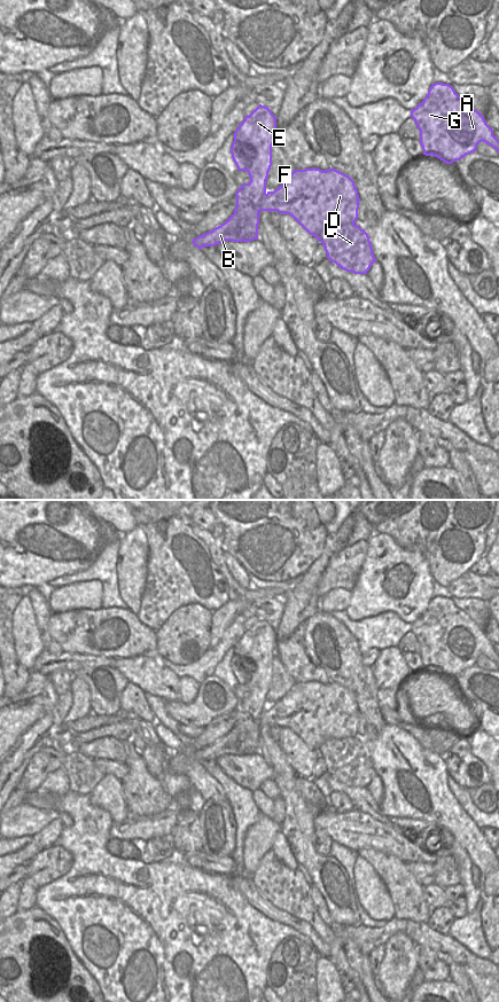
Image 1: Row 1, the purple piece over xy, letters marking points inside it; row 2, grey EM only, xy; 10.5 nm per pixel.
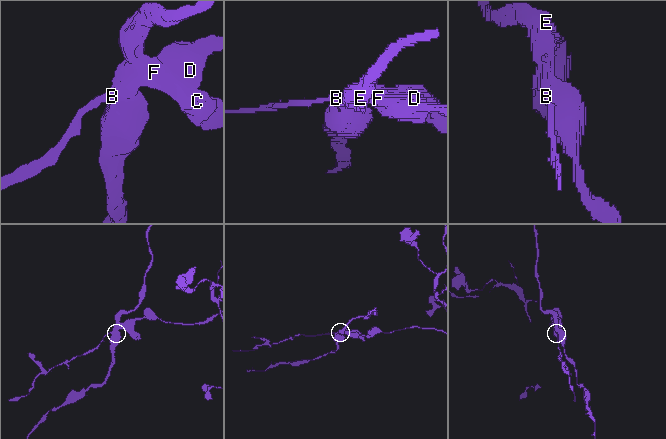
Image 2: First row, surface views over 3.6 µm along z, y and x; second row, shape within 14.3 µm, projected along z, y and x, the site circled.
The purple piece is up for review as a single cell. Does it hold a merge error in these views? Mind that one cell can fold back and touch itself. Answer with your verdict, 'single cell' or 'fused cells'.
fused cells

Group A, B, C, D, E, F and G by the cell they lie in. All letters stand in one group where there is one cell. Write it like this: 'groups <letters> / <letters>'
groups A B D F G / C E

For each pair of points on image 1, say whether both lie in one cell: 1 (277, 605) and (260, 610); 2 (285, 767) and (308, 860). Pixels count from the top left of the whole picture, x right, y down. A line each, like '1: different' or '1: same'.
1: same
2: same

